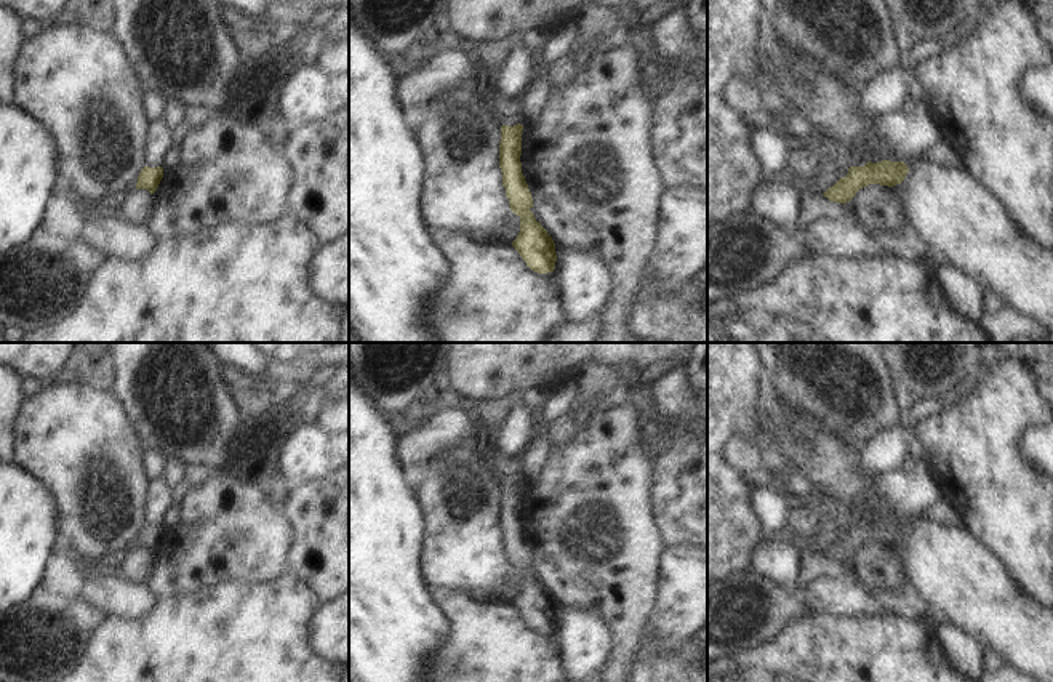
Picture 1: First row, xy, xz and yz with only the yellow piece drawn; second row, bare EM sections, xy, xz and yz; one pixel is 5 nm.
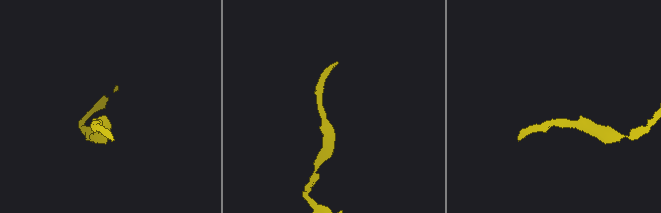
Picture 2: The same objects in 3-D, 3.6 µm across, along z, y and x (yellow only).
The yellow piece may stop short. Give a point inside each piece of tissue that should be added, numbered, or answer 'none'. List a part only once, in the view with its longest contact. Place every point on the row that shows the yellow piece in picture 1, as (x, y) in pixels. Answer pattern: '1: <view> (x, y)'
none

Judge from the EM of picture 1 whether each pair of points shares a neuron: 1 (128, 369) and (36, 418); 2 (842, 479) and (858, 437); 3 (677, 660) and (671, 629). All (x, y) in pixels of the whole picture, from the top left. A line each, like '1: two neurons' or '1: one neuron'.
1: two neurons
2: two neurons
3: two neurons

